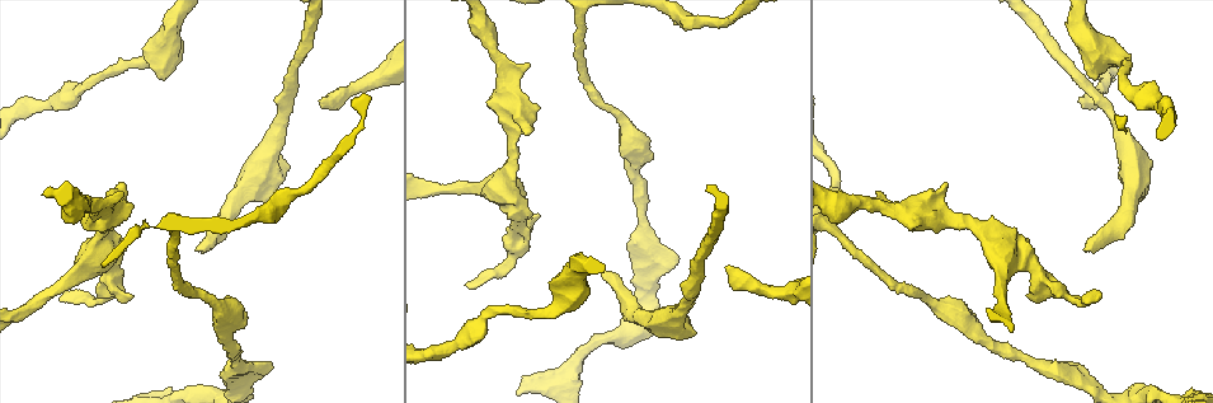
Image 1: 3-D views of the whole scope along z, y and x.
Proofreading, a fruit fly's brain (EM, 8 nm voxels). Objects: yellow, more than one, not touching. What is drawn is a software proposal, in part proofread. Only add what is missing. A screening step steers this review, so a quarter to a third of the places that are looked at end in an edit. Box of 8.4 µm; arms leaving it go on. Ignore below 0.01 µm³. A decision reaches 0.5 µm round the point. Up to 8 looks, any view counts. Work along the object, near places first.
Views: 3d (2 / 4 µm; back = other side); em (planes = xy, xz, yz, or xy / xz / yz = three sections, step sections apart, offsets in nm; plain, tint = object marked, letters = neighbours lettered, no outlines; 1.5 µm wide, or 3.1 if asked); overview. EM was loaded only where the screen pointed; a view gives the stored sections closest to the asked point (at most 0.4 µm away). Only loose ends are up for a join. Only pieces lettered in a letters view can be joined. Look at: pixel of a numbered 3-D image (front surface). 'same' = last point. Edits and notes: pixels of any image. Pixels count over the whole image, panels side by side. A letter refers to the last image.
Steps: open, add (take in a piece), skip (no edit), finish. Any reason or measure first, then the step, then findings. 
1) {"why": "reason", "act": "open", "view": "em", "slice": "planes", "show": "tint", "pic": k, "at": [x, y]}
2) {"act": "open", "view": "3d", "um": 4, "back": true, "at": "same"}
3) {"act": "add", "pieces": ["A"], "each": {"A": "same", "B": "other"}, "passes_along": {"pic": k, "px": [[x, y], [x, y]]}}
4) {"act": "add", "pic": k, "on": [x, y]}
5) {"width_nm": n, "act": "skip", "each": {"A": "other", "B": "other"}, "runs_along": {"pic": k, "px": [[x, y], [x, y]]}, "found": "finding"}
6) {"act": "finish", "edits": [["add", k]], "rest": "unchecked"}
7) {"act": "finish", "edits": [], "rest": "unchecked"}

{"why": "branch stops here", "act": "open", "view": "3d", "um": 4, "pic": 1, "at": [1084, 108]}

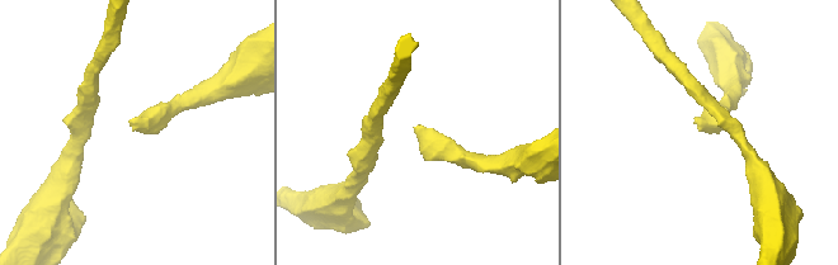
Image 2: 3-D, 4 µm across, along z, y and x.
{"act": "open", "view": "em", "slice": "xz", "step": 4, "show": "tint", "pic": 2, "at": [415, 127]}

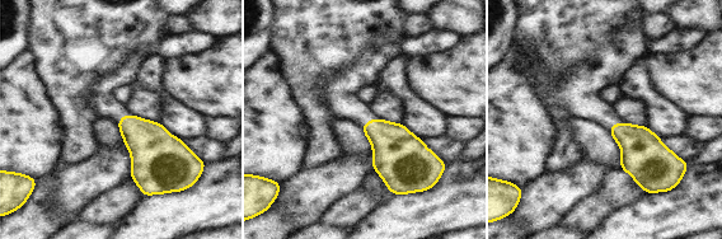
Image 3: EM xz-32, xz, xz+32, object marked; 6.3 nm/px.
{"why": "another direction", "act": "open", "view": "em", "slice": "planes", "show": "letters", "at": "same"}

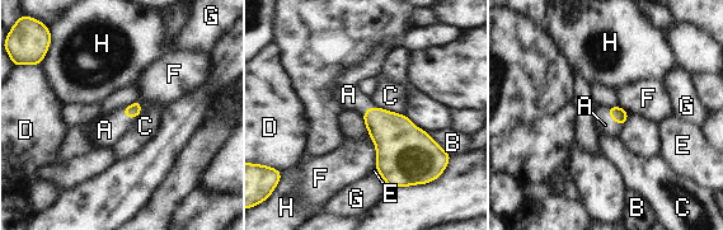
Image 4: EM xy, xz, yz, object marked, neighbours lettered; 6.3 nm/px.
{"longest_contact_nm": ["F", 240], "act": "add", "pieces": ["A"], "each": {"A": "same", "B": "other", "C": "other", "D": "other", "E": "other", "F": "other", "G": "other", "H": "other"}, "found": "it goes on there"}

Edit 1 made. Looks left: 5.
{"why": "free end", "act": "open", "view": "em", "slice": "planes", "show": "plain", "pic": 1, "at": [1086, 251]}

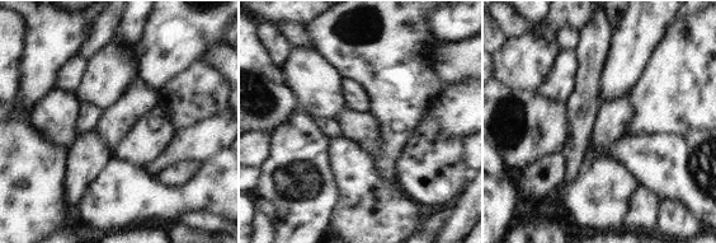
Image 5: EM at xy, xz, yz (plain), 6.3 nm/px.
{"why": "see the neighbours", "act": "open", "view": "em", "slice": "planes", "show": "letters", "at": "same"}

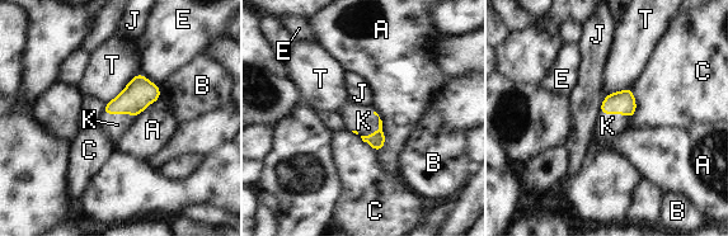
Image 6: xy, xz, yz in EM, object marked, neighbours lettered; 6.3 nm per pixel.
{"act": "add", "pieces": ["K"], "each": {"A": "other", "B": "other", "C": "other", "E": "other", "J": "other", "K": "same", "T": "other"}, "passes_along": {"pic": 6, "px": [[376, 140], [379, 128], [361, 118]]}, "found": "it goes on there"}

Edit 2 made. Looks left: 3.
{"act": "open", "view": "overview"}

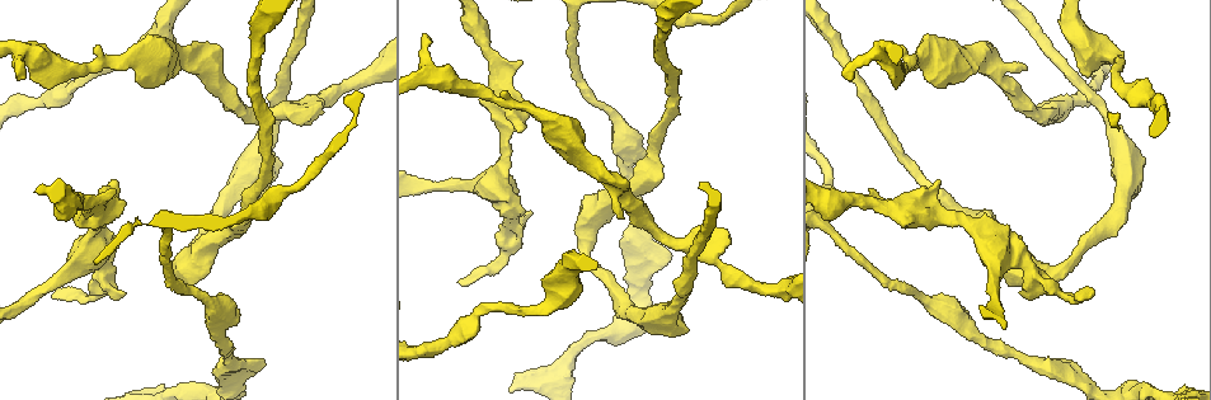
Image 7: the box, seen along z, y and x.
{"why": "free end", "act": "open", "view": "em", "slice": "xy", "step": 4, "show": "letters", "pic": 7, "at": [940, 181]}

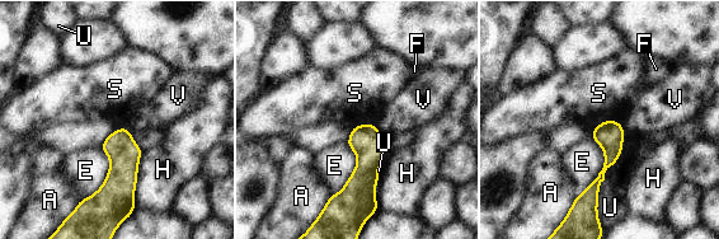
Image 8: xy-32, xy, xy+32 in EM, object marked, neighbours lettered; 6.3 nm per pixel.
{"act": "open", "view": "em", "slice": "xz", "step": 4, "show": "letters", "at": "same"}

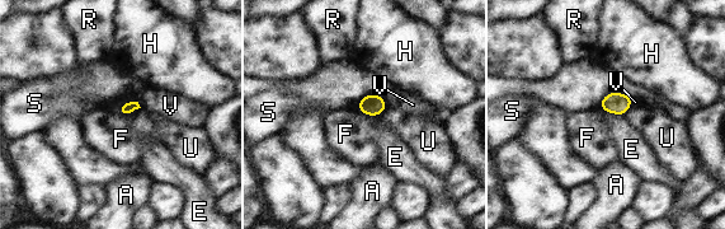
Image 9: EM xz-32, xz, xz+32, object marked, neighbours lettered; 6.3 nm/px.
{"act": "skip", "each": {"A": "other", "E": "other", "F": "other", "H": "other", "R": "other", "S": "other", "U": "other", "V": "other"}, "border": {"pic": 9, "px": [[140, 107], [126, 115], [118, 111]]}, "found": "no lettered piece goes on from it"}

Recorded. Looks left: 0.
{"act": "finish", "edits": [["add", 4], ["add", 6]], "rest": "unchecked"}

